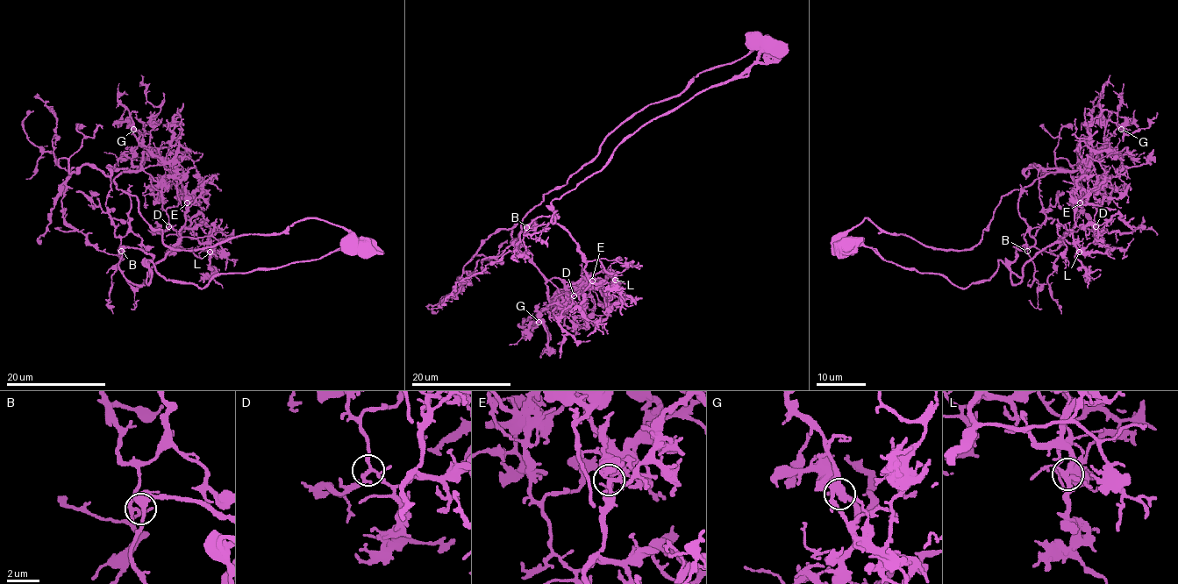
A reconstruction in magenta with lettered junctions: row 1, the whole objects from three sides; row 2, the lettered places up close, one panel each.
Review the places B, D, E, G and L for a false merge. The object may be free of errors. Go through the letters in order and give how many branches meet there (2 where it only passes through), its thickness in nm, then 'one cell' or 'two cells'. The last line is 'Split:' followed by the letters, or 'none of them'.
B: 4 | 320 nm | one cell
D: 4 | 180 nm | one cell
E: 4 | 240 nm | two cells
G: 4 | 400 nm | one cell
L: 4 | 340 nm | one cell
Split: E

